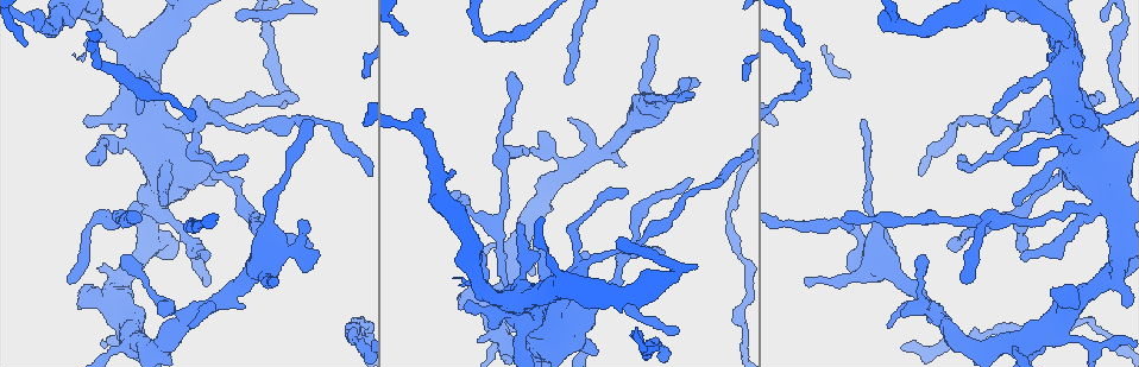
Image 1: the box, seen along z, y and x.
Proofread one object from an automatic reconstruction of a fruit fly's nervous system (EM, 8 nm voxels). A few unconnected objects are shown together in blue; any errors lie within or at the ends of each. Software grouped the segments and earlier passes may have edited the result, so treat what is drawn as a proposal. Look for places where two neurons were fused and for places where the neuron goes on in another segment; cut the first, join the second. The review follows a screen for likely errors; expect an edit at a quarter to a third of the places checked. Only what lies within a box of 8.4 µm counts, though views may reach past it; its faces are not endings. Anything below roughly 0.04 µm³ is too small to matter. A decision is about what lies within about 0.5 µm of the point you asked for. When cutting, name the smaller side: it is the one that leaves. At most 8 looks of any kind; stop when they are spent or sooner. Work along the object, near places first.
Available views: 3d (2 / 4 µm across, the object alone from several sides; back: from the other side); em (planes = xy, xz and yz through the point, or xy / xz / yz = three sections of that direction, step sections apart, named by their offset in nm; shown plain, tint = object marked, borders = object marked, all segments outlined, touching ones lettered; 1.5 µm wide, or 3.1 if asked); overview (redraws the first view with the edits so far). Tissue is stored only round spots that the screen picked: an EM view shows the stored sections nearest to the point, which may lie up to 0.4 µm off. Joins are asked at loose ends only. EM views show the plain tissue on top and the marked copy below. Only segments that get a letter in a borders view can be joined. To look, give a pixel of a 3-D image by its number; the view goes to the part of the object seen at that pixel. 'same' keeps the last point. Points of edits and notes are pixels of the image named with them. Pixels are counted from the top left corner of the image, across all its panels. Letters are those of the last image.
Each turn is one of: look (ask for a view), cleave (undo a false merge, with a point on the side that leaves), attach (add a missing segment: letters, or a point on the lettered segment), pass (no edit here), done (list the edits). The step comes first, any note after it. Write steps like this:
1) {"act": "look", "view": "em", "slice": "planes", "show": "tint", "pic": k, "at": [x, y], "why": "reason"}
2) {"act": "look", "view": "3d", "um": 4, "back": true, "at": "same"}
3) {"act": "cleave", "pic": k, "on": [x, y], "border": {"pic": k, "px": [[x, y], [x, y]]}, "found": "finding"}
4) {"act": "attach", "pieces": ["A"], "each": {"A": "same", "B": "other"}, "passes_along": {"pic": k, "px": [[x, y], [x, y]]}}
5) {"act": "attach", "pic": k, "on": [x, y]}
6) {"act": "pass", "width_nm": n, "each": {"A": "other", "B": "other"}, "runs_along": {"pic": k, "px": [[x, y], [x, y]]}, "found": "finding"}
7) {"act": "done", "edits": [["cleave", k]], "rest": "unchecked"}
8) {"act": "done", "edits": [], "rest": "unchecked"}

{"act": "look", "view": "3d", "um": 2, "pic": 1, "at": [1011, 14], "why": "free end"}

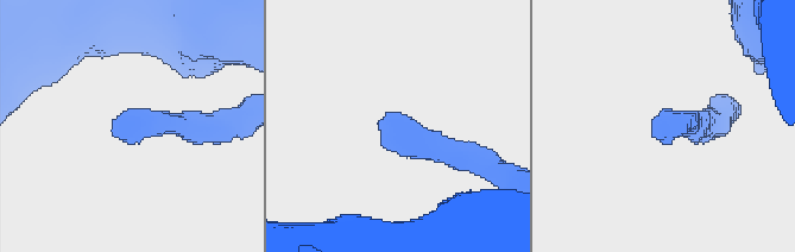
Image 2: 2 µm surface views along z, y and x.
{"act": "look", "view": "em", "slice": "planes", "show": "tint", "pic": 2, "at": [115, 120]}

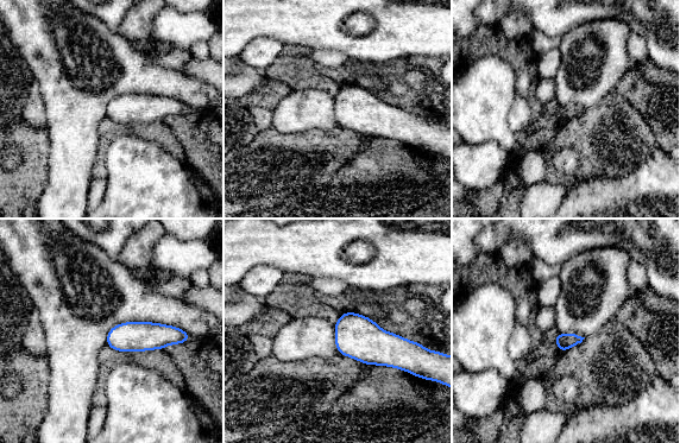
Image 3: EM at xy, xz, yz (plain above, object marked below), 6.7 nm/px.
{"act": "look", "view": "em", "slice": "planes", "show": "borders", "at": "same", "why": "see the neighbours"}

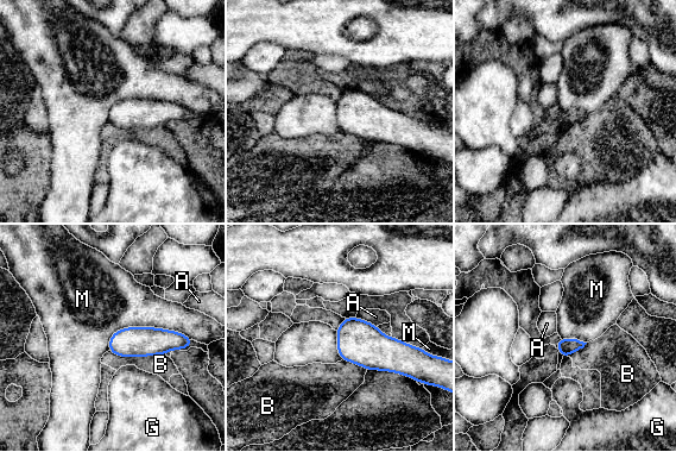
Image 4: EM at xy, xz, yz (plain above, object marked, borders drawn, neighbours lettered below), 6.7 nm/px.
{"act": "pass", "each": {"A": "other", "B": "other", "G": "other", "M": "other"}, "found": "none of them fits"}

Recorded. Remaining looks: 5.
{"act": "look", "view": "em", "slice": "planes", "show": "borders", "pic": 1, "at": [1073, 233], "why": "thin neck"}

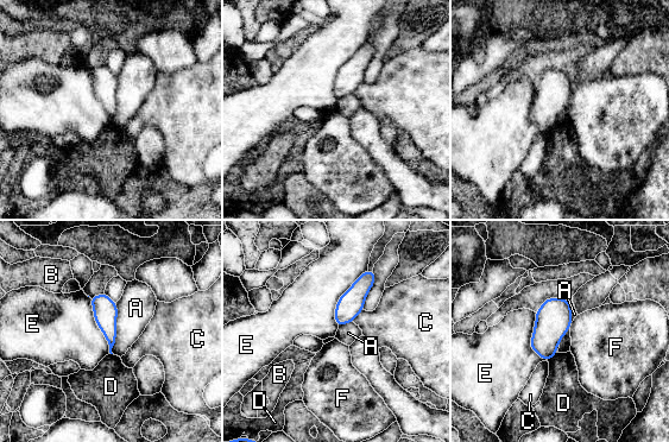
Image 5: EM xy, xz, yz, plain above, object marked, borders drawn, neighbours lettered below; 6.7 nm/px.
{"act": "pass", "width_nm": 160, "each": {"A": "other", "B": "other", "C": "other", "D": "other", "E": "other", "F": "other"}, "border": {"pic": 5, "px": [[367, 269], [339, 298], [338, 327]]}, "found": "one neuron here"}

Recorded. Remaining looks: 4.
{"act": "look", "view": "em", "slice": "planes", "show": "borders", "pic": 1, "at": [162, 313], "why": "an open end"}

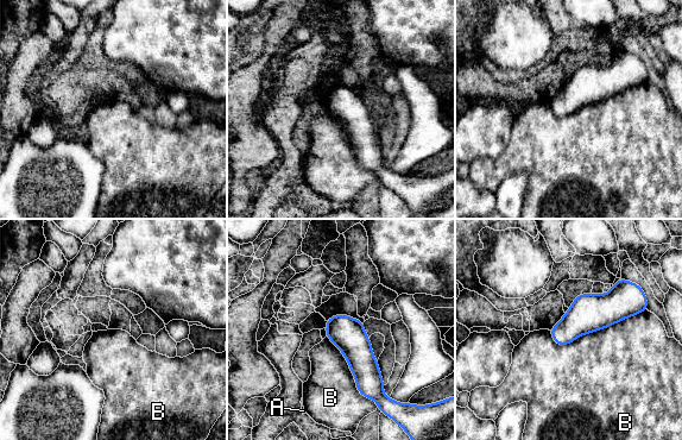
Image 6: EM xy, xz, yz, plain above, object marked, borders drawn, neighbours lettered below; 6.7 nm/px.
{"act": "pass", "longest_contact_nm": ["B", 700], "each": {"A": "other", "B": "other"}, "found": "no lettered segment goes on from it"}

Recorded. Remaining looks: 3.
{"act": "done", "edits": [], "rest": "unchecked"}

